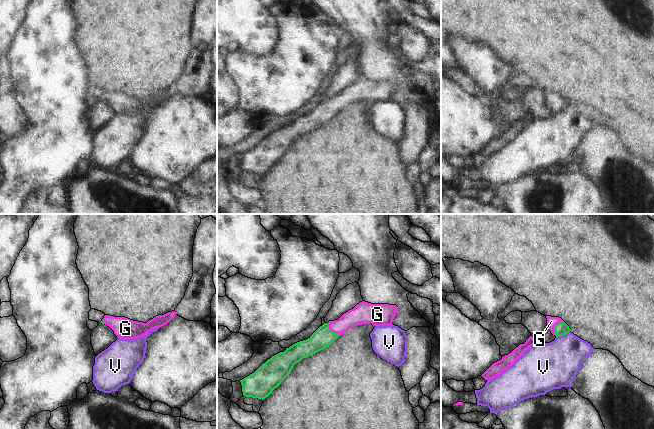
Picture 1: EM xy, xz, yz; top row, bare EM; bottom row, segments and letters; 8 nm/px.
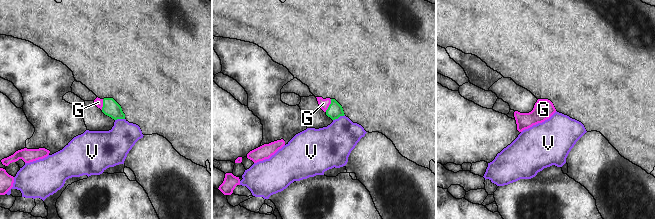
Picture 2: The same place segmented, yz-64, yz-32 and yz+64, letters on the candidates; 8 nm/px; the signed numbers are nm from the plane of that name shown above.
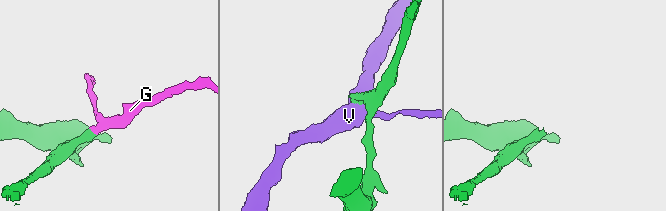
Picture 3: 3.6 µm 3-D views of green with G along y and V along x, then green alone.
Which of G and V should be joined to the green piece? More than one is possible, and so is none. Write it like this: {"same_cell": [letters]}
{"same_cell": ["G"]}

